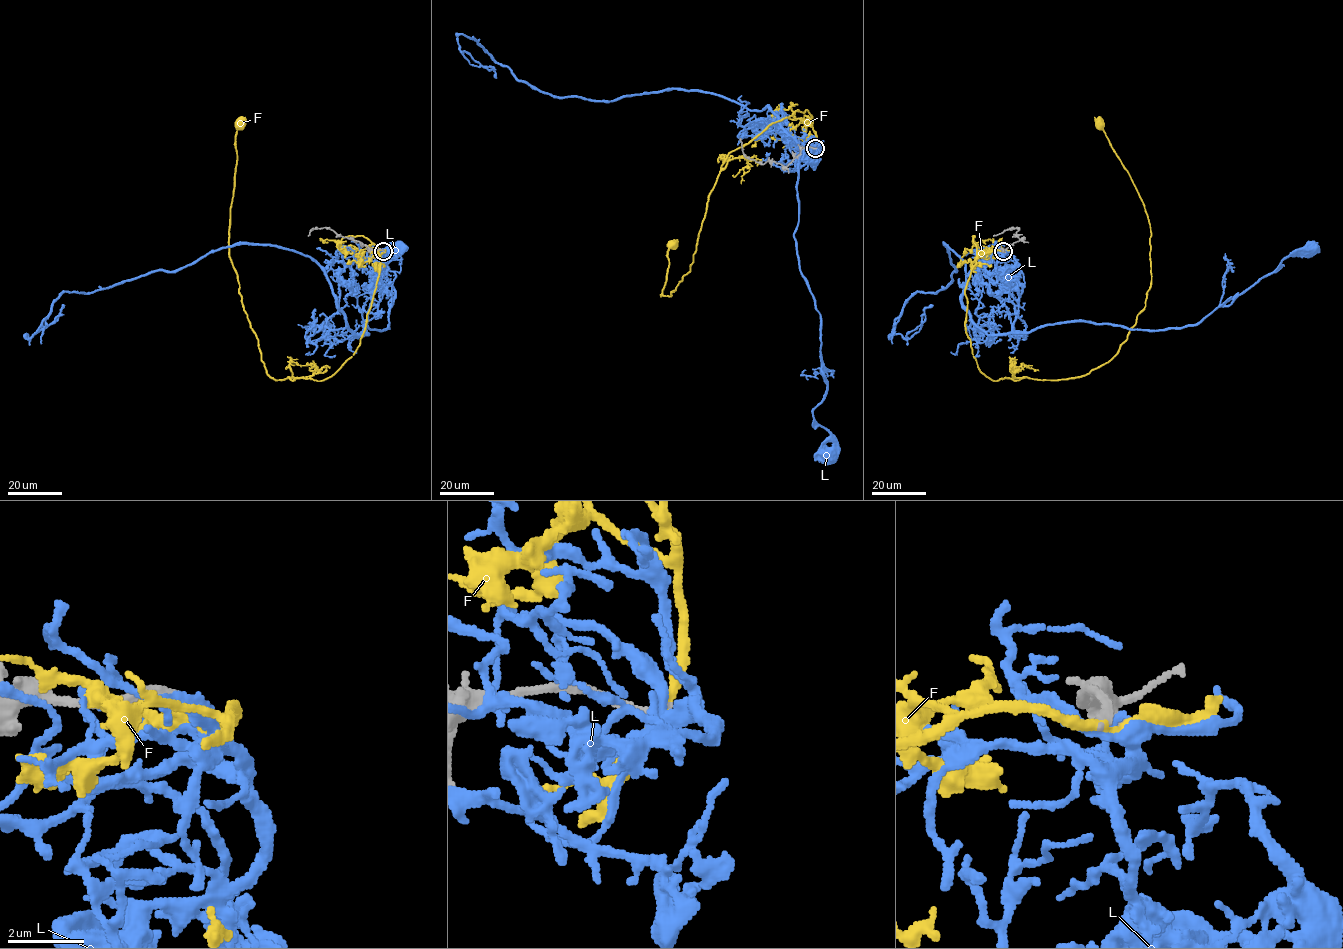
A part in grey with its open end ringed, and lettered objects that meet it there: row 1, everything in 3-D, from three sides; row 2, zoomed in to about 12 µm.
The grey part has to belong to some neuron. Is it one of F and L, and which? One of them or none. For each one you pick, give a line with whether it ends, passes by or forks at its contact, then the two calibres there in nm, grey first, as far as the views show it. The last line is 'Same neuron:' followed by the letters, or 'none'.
F: it passes by; 240 nm thick on the grey side, 220 nm on the other
Same neuron: F

